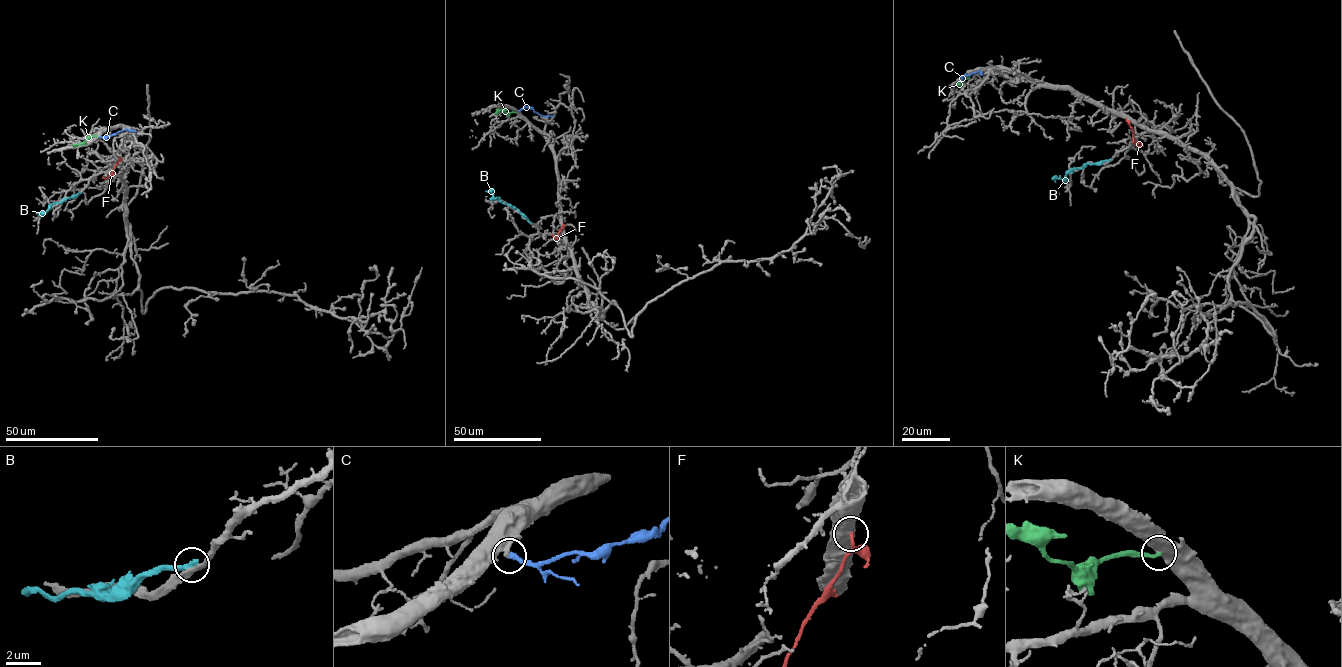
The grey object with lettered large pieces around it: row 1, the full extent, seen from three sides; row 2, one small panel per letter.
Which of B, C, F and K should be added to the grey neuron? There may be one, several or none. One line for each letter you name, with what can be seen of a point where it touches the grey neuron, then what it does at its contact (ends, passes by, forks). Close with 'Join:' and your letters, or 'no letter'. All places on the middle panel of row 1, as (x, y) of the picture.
Join: no letter

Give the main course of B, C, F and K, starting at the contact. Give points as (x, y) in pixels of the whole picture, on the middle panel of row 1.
B: (530, 222), (517, 209), (485, 191)
C: (519, 111), (531, 107), (543, 116), (553, 116)
F: (562, 224), (557, 239), (551, 235)
K: (516, 112), (507, 113), (500, 110), (495, 113)

